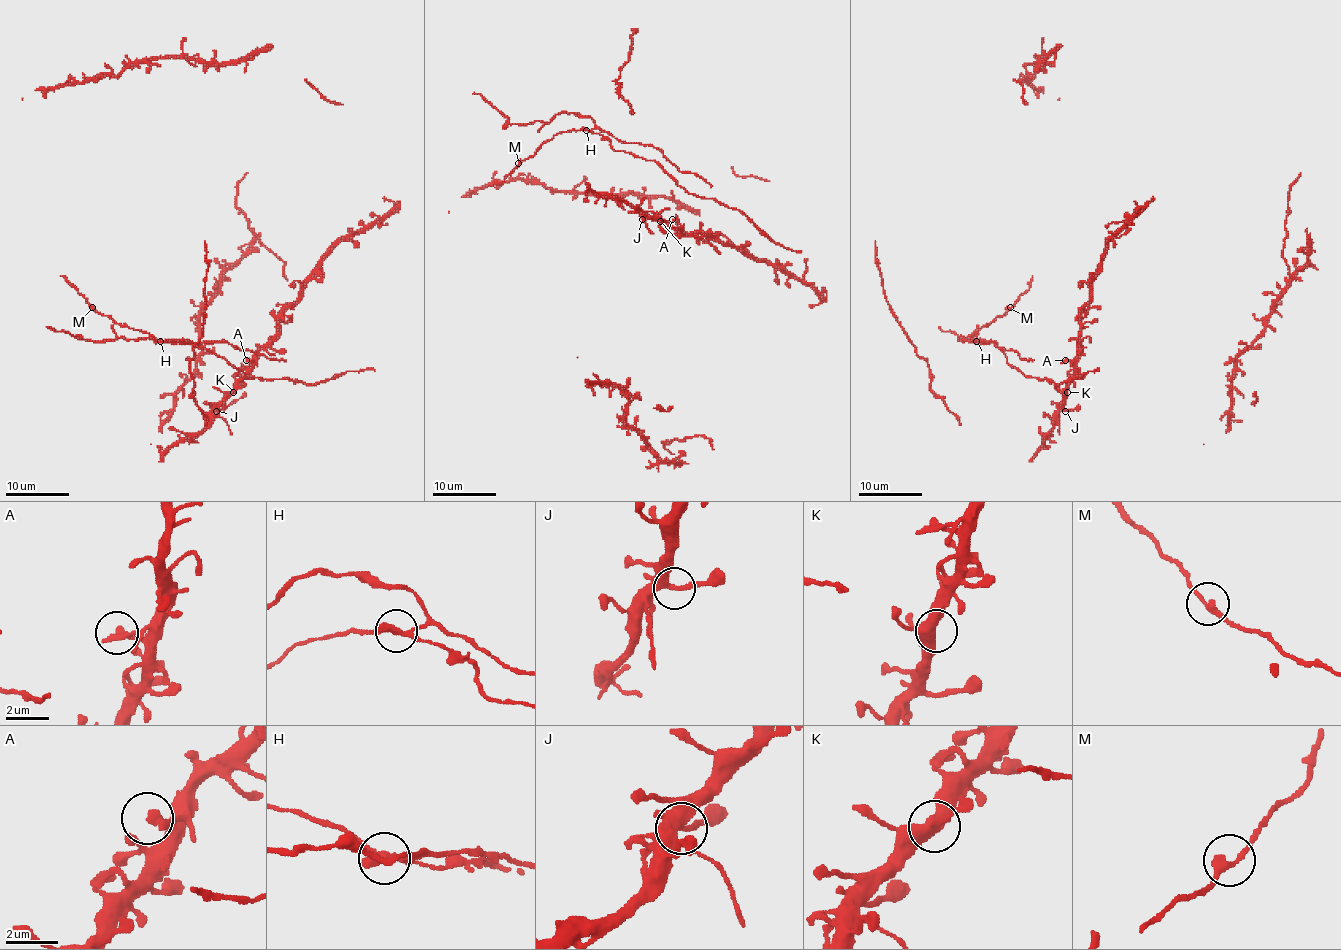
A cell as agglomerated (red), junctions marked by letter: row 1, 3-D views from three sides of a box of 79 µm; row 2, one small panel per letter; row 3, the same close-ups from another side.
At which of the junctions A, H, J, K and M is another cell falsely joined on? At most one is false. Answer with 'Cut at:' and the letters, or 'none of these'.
Cut at: H

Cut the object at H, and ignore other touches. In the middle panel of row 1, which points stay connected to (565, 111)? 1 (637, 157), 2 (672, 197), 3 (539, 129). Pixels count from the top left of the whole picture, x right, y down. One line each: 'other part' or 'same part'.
1: other part
2: other part
3: same part

